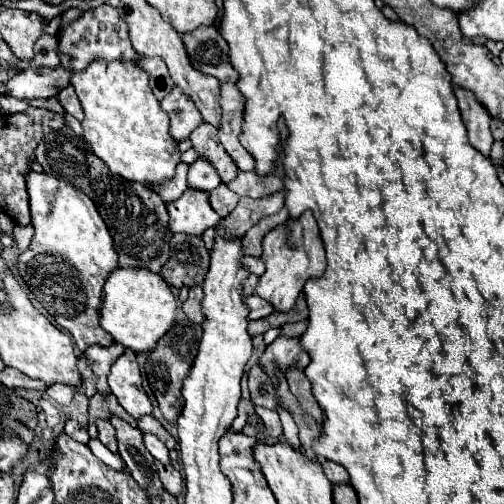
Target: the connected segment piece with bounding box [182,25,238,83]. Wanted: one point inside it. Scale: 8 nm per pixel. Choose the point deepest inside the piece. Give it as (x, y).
(209, 52)

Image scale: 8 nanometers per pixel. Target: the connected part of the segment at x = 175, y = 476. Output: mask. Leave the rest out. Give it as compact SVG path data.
M156 461L156 471L158 471L158 477L160 477L164 489L166 489L170 495L178 497L178 495L182 493L182 487L184 487L182 475L180 475L174 467L164 467L164 465L160 465L158 461Z

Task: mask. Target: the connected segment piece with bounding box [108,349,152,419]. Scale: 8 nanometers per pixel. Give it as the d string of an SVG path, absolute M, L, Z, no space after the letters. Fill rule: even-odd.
M126 349L112 365L108 375L110 391L116 395L118 403L126 409L128 415L140 419L142 415L152 413L152 403L142 389L142 377L136 363L136 353Z

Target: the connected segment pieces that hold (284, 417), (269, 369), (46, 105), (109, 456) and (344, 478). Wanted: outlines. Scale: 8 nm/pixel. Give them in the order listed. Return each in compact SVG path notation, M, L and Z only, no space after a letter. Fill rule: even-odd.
M278 409L278 415L280 415L282 427L284 427L284 437L290 441L292 447L300 447L300 441L298 441L298 427L296 427L296 423L292 421L290 413L286 413L284 409Z
M280 335L272 345L268 345L266 347L266 351L262 353L262 357L258 359L258 363L266 369L266 373L274 379L274 383L276 383L276 377L274 377L274 363L278 363L278 367L280 367L280 371L284 371L288 365L300 365L300 367L306 367L308 363L310 363L310 355L308 355L308 351L306 349L302 349L302 345L300 345L300 339L298 337L284 337L284 335Z
M52 97L52 99L32 99L32 101L28 101L32 107L42 107L42 109L48 109L48 111L52 111L52 113L58 113L58 115L66 115L64 113L64 107L60 105L60 101L58 101L58 97Z
M90 439L90 441L88 441L88 449L92 449L92 453L94 453L104 465L108 465L108 467L112 467L112 469L118 469L118 471L124 471L124 469L126 469L126 465L124 465L124 461L118 457L118 453L108 451L108 447L104 447L98 439Z
M322 461L324 473L332 483L348 483L348 471L334 461Z

